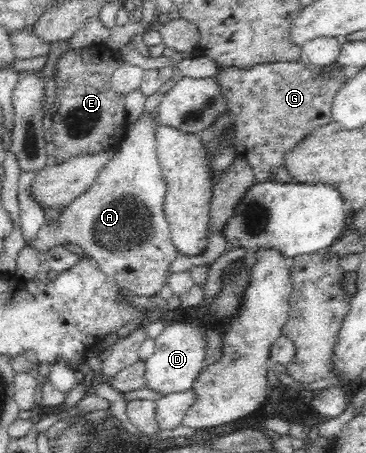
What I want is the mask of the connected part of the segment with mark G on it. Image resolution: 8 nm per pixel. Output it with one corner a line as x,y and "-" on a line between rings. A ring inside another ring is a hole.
283,61
275,63
263,63
241,69
238,67
219,66
214,80
219,84
221,93
225,96
229,113
233,115
234,145
238,157
244,157
255,172
255,183
263,181
272,181
271,171
277,167
284,167
285,153
291,151
295,145
299,145
307,135
313,133
313,129
331,123
331,107
333,100
339,89
347,81
343,66
340,64
333,69
324,69
324,67
315,66
311,63
304,64
297,61

